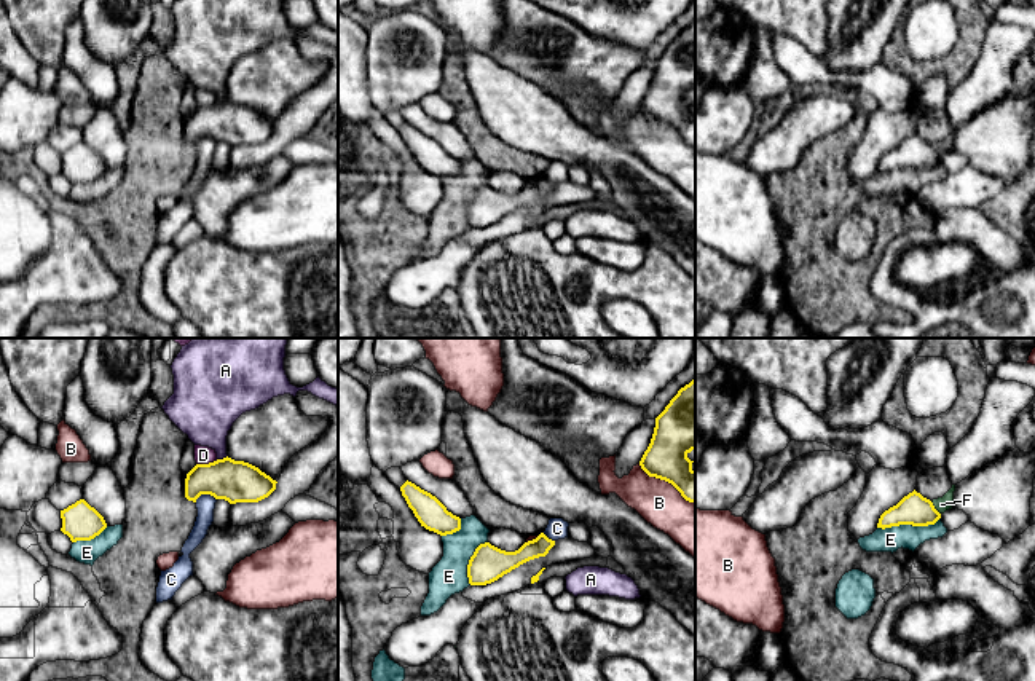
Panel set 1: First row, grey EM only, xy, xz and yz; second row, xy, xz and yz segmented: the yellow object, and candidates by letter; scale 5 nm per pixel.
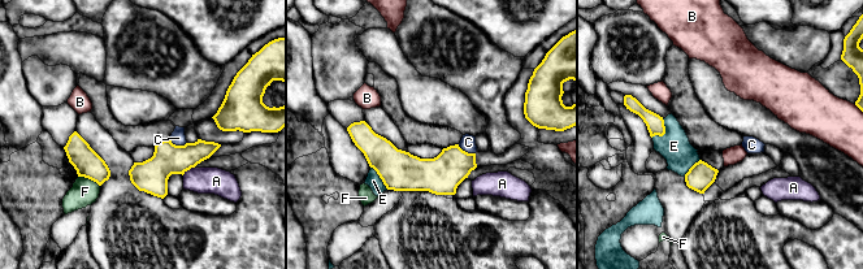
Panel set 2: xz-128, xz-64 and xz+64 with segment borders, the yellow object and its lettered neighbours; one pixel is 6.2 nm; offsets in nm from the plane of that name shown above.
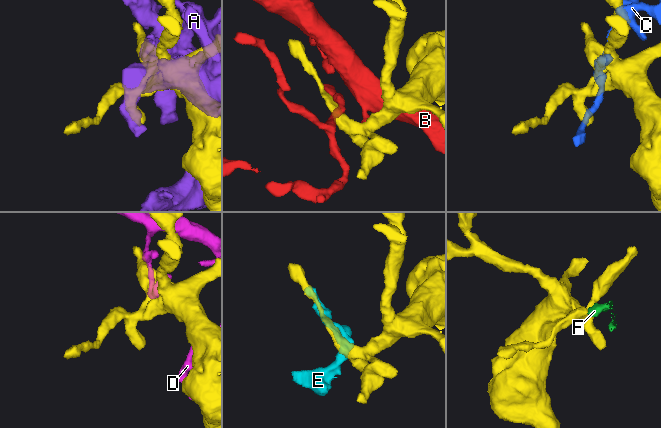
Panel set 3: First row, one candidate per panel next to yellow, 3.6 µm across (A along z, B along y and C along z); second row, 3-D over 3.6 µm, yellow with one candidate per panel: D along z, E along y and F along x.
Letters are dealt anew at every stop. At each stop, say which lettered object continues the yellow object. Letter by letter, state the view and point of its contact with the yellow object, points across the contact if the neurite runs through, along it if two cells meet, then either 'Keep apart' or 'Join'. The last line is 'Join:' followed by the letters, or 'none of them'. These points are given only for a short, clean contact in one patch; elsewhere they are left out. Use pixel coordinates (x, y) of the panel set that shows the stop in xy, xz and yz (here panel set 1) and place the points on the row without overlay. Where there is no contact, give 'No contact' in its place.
A: Touches yellow at xy (224, 101). Keep apart
B: Touches yellow at xz (665, 123). Keep apart
C: Touches yellow at xy (204, 136). Keep apart
D: Touches yellow at xy (206, 107). Keep apart
E: Touches yellow at yz (908, 166). Keep apart
F: Touches yellow at yz (933, 150). Boundary: yz (930, 144), (940, 157). Keep apart
Join: none of them

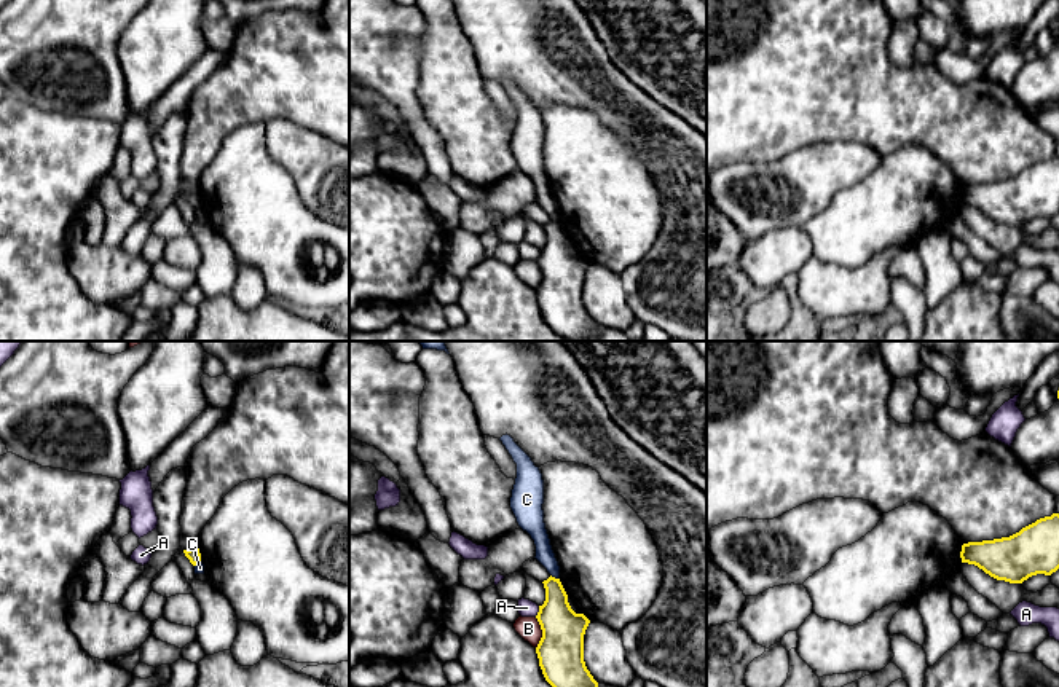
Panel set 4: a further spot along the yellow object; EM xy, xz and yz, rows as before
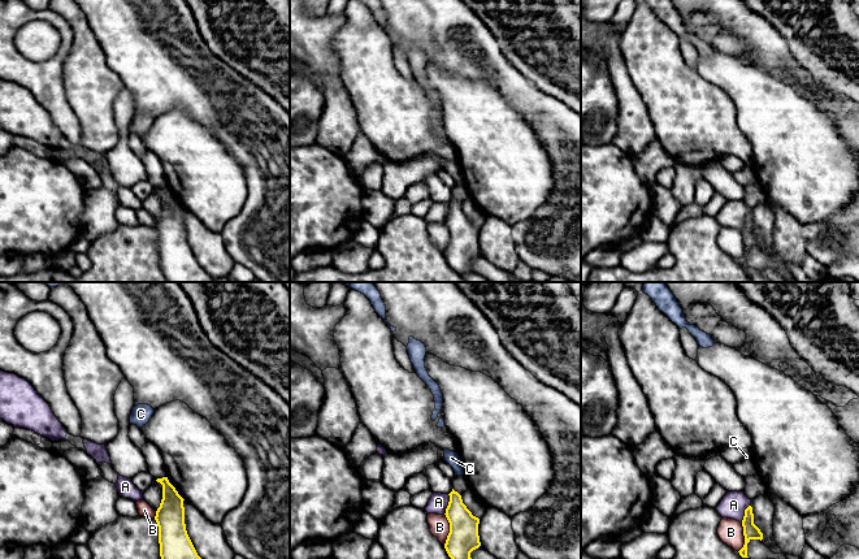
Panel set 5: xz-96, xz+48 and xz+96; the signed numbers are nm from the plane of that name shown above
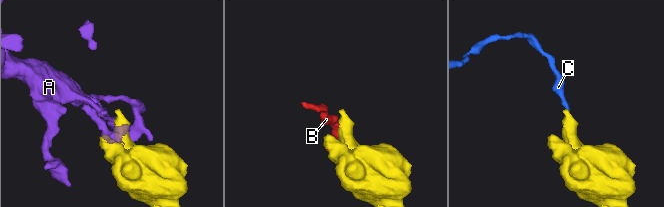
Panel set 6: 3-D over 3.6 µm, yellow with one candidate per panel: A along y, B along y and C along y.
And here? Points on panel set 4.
A: Touches yellow at xz (539, 254). Boundary: xz (539, 249), (535, 259). Keep apart
B: Touches yellow at xz (543, 276). Boundary: xz (535, 260), (541, 273), (541, 282), (536, 290). Keep apart
C: Touches yellow at xz (554, 220). Boundary: xz (551, 217), (559, 222). Keep apart
Join: none of them

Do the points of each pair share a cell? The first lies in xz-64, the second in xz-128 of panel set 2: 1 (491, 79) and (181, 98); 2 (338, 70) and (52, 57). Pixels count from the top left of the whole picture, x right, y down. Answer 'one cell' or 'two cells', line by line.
1: one cell
2: two cells

